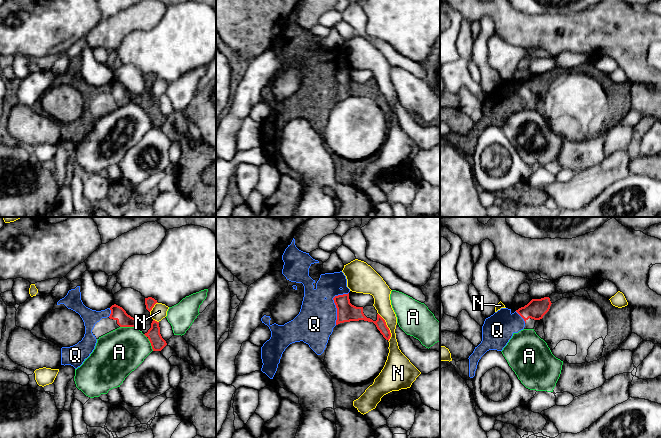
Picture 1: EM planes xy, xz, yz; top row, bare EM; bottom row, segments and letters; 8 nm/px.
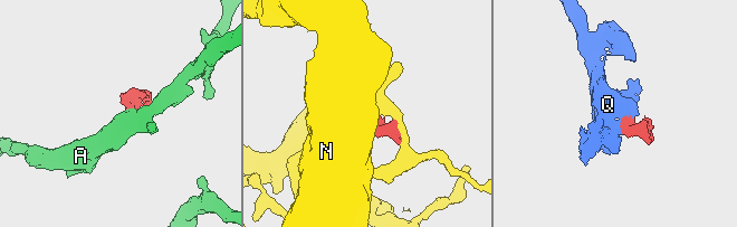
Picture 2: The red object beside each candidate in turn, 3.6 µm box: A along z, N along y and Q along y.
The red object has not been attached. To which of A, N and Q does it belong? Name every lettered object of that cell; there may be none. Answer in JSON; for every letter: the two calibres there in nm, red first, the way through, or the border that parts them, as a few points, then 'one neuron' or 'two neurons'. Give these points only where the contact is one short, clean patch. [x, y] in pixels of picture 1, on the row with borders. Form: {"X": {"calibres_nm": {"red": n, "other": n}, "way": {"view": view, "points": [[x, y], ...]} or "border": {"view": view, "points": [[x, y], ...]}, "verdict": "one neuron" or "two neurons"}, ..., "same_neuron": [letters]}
{"A": {"calibres_nm": {"red": 110, "other": 360}, "border": {"view": "xy", "points": [[143, 334], [148, 339], [153, 350]]}, "verdict": "two neurons"}, "N": {"calibres_nm": {"red": 90, "other": 140}, "border": {"view": "xz", "points": [[378, 313], [389, 330], [390, 338], [388, 341]]}, "verdict": "two neurons"}, "Q": {"calibres_nm": {"red": 160, "other": 320}, "way": {"view": "xz", "points": [[346, 312], [342, 311], [335, 304], [314, 324]]}, "verdict": "one neuron"}, "same_neuron": ["Q"]}

